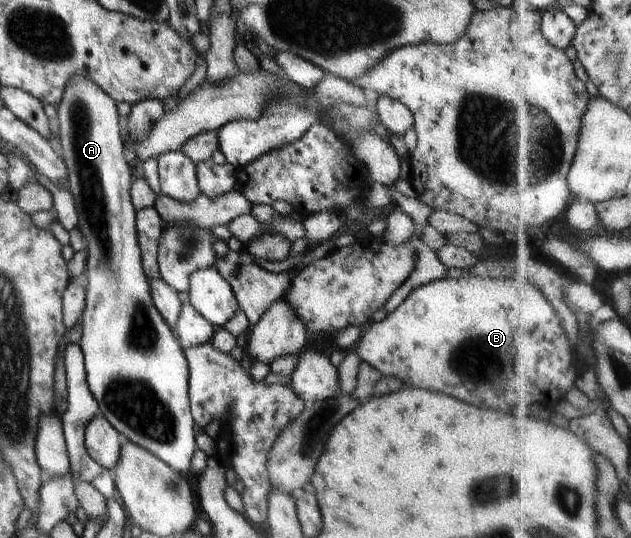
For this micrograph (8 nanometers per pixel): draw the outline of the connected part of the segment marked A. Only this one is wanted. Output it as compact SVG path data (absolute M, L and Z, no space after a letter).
M78 75L68 81L57 108L59 131L56 135L60 138L63 160L68 168L67 189L74 196L79 217L77 228L88 242L85 269L88 287L79 344L88 389L96 399L100 413L118 433L126 435L130 441L150 451L166 465L186 475L197 448L193 430L195 421L189 404L189 369L177 336L154 307L149 281L142 271L135 224L137 211L134 211L130 193L134 177L124 160L125 144L120 133L117 102L94 81Z

